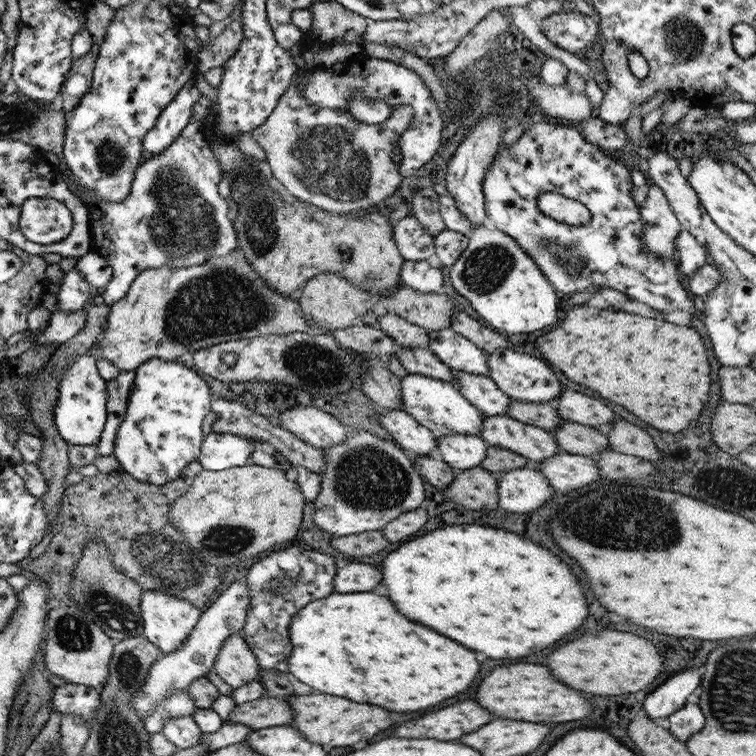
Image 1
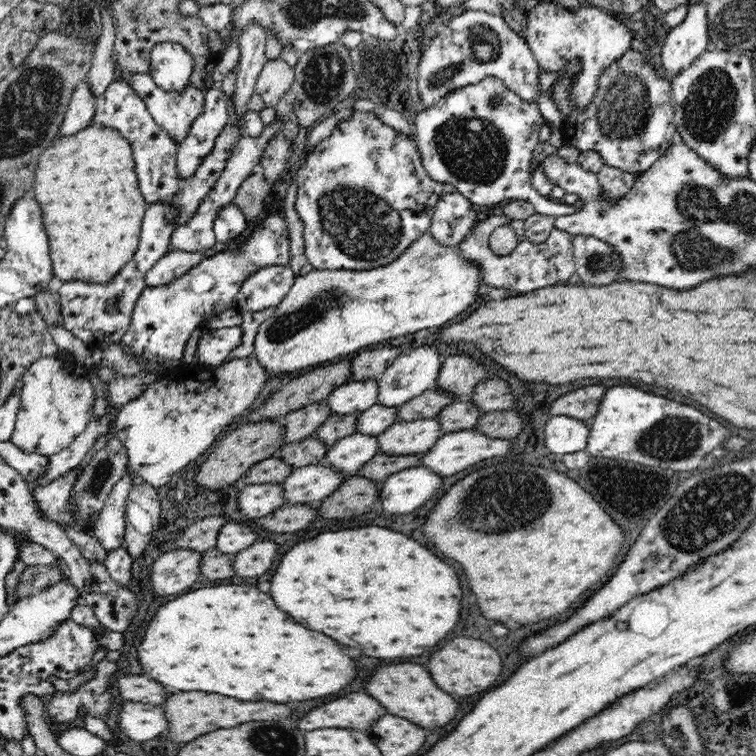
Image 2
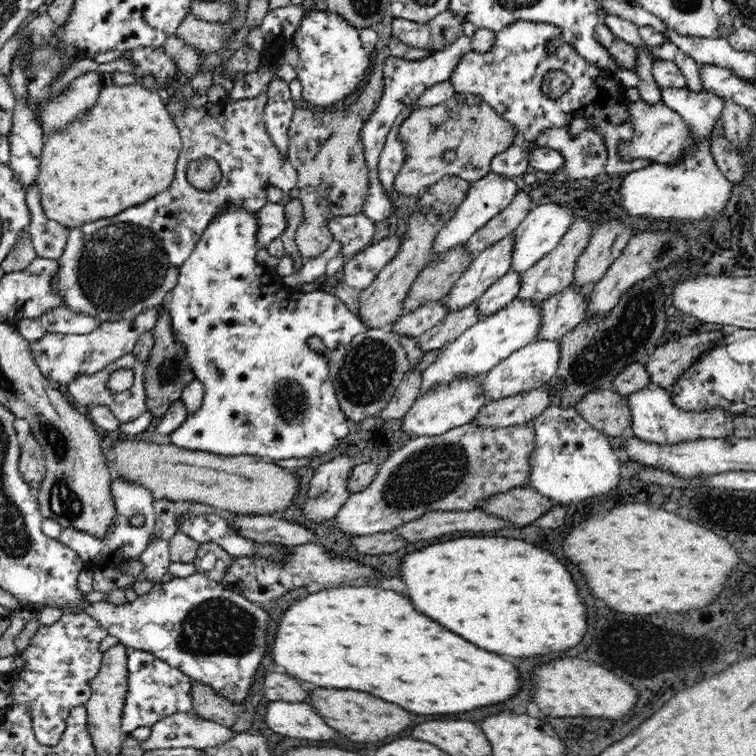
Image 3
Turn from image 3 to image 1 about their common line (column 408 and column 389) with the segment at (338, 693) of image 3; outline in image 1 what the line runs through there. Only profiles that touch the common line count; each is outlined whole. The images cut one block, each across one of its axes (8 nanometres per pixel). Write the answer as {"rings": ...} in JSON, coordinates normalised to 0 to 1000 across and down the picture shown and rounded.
{"rings":[[[433,918],[385,921],[381,934],[386,942],[386,955],[382,959],[386,959],[393,970],[398,968],[409,981],[425,987],[464,987],[470,981],[483,981],[520,958],[517,944],[501,934],[485,934],[485,931],[480,934],[459,929],[456,923],[438,923]]]}

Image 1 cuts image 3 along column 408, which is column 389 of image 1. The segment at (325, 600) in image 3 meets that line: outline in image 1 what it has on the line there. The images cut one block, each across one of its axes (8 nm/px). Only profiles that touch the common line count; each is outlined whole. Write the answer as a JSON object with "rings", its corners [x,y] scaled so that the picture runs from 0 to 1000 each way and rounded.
{"rings":[[[467,783],[467,786],[448,786],[438,784],[433,787],[433,791],[417,792],[407,796],[403,802],[385,816],[381,832],[382,849],[385,851],[385,862],[380,866],[377,878],[381,880],[380,889],[388,892],[396,902],[411,907],[414,913],[419,915],[427,915],[427,918],[438,918],[438,921],[459,921],[462,926],[467,929],[475,929],[475,931],[496,931],[496,934],[504,934],[504,937],[512,937],[515,942],[549,942],[549,939],[560,939],[560,937],[567,937],[567,934],[575,934],[591,923],[599,923],[602,918],[610,918],[620,910],[620,905],[628,899],[631,889],[634,889],[634,878],[626,868],[623,860],[607,854],[604,849],[597,849],[554,825],[546,825],[541,823],[538,817],[533,817],[530,812],[525,812],[517,802],[517,796],[509,791],[509,788],[496,788],[491,783]]]}

